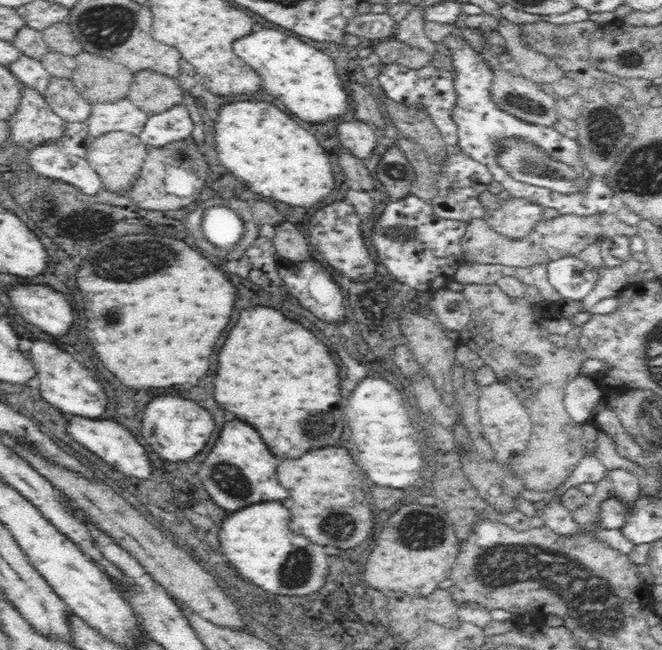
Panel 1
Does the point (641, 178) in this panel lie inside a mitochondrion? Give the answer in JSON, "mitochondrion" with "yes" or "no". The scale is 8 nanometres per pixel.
{"mitochondrion":"yes"}

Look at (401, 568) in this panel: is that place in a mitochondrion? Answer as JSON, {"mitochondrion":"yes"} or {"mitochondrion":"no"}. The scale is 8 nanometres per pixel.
{"mitochondrion":"no"}

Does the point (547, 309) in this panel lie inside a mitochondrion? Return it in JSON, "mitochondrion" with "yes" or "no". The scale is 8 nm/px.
{"mitochondrion":"no"}

